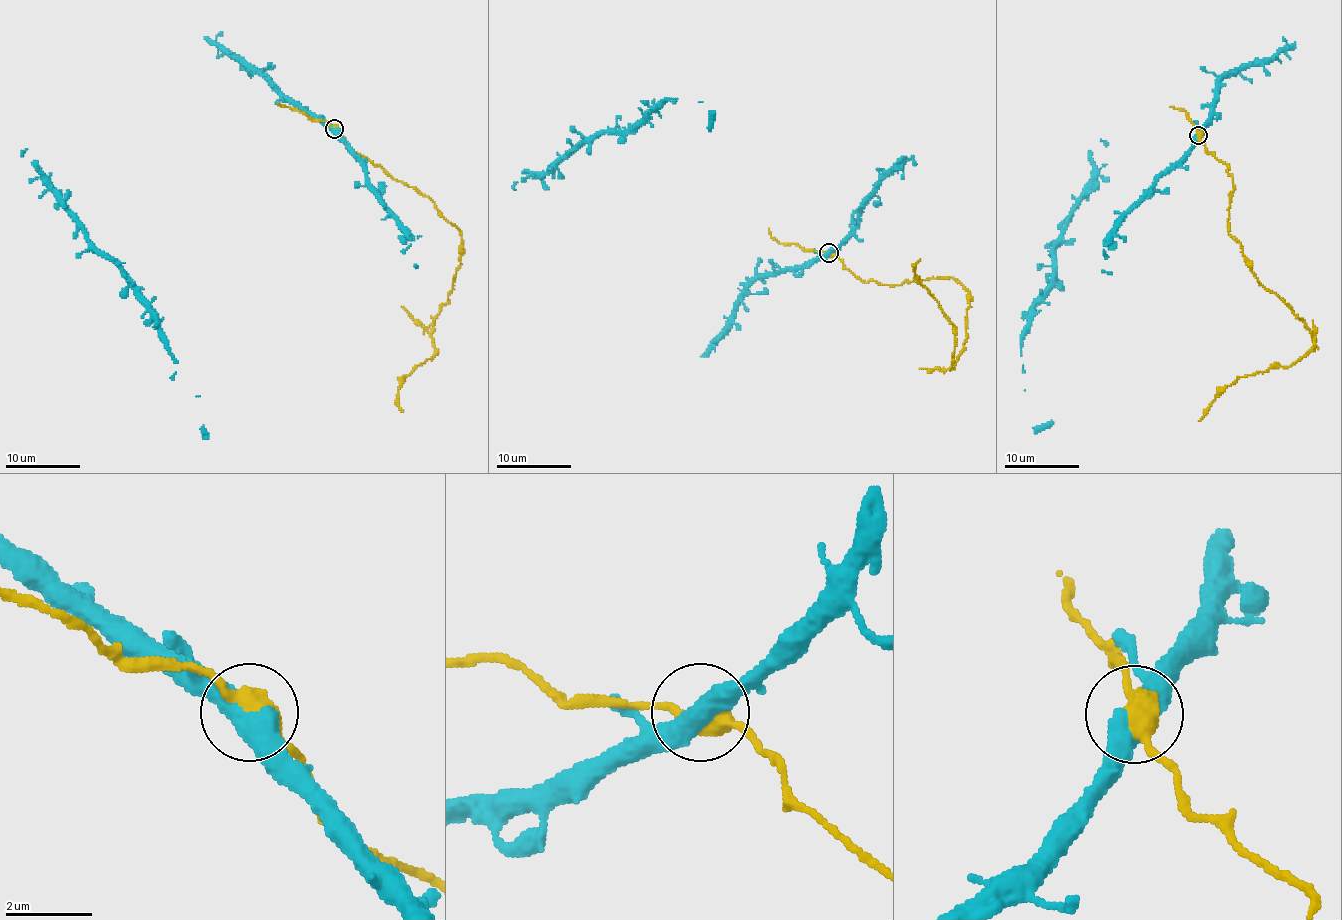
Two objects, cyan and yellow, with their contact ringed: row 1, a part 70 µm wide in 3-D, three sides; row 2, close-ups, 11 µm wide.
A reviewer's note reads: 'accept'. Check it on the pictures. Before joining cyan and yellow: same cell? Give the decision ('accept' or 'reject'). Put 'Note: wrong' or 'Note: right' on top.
Note: wrong
reject

